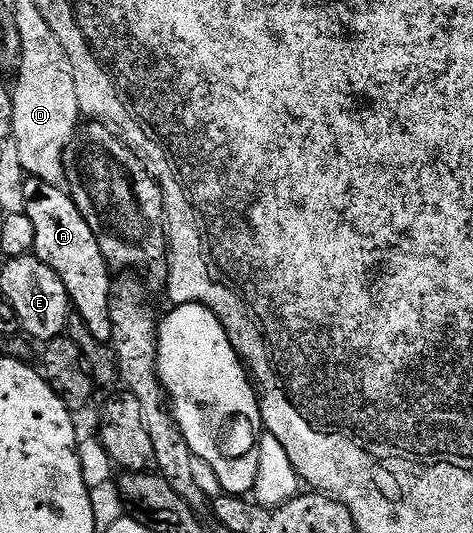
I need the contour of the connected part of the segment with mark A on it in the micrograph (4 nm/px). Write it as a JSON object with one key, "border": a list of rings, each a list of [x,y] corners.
{"border":[[[27,175],[23,178],[23,191],[23,212],[33,223],[34,256],[44,261],[61,279],[70,308],[85,319],[89,335],[98,341],[110,342],[109,299],[113,277],[110,277],[107,260],[97,247],[93,231],[89,231],[89,223],[81,219],[81,211],[77,211],[70,193],[60,185]]]}

